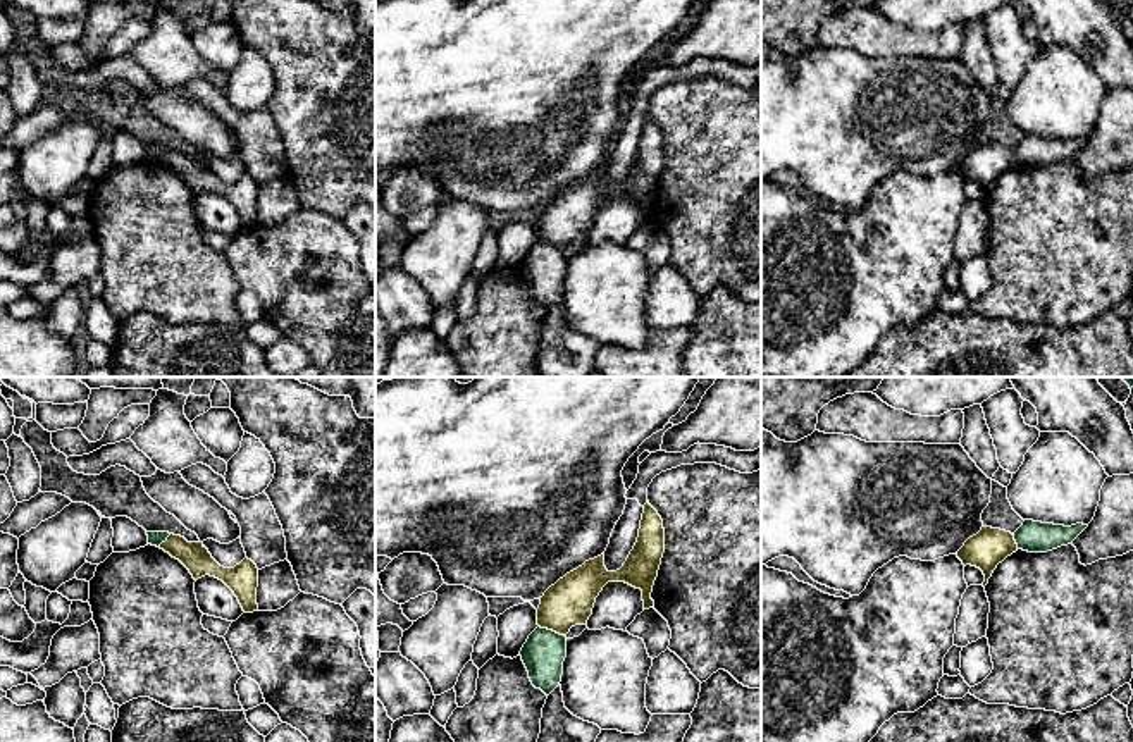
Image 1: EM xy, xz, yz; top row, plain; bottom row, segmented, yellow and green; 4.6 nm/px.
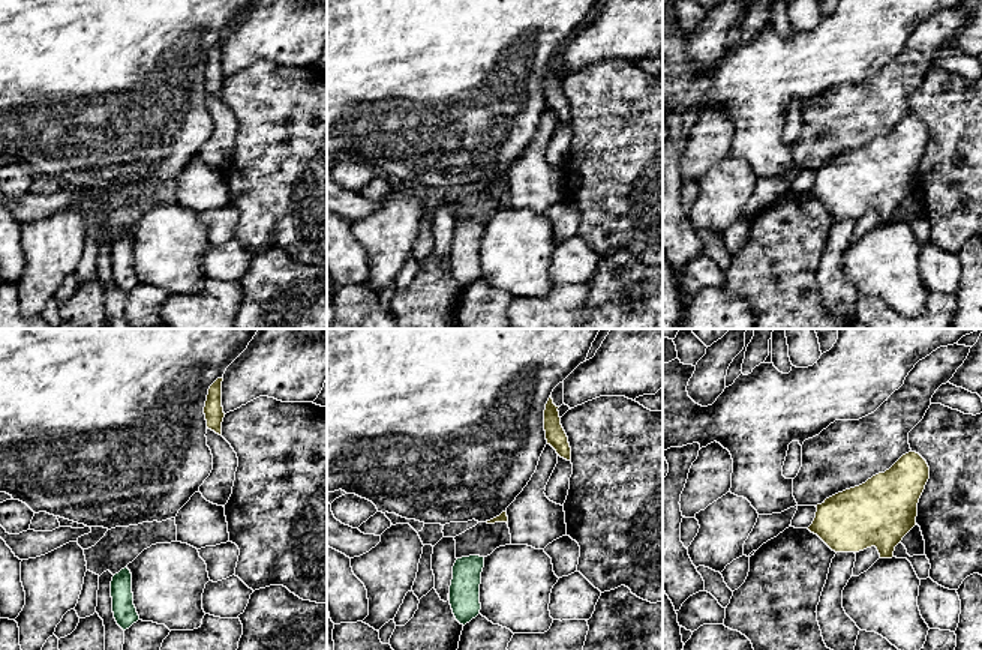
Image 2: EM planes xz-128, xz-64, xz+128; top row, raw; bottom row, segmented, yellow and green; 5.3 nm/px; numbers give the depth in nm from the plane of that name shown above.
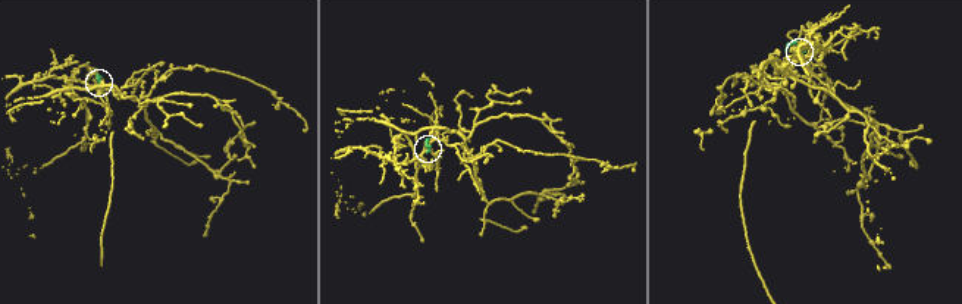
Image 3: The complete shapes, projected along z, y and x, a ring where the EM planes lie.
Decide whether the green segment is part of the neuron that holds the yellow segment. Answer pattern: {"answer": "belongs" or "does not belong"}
{"answer": "does not belong"}

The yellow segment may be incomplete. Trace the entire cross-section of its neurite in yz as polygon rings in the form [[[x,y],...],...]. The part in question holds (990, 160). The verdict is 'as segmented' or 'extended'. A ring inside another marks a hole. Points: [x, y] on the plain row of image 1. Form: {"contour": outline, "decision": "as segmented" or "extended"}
{"contour": [[[981,141],[981,145],[976,150],[969,151],[956,169],[964,181],[971,179],[983,186],[985,201],[997,179],[1016,165],[1018,158],[1011,146]]], "decision": "as segmented"}

